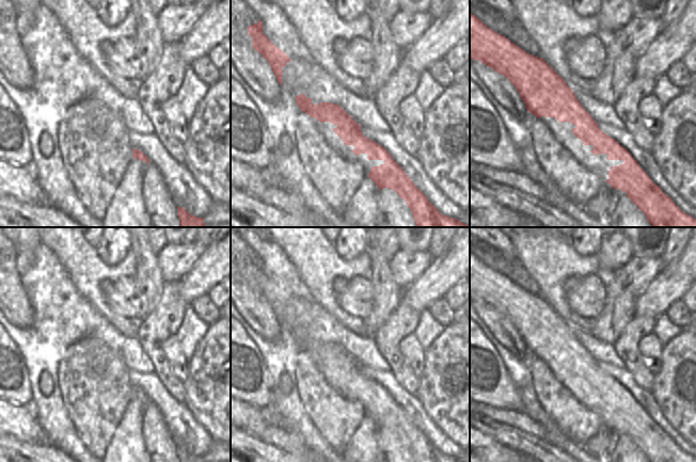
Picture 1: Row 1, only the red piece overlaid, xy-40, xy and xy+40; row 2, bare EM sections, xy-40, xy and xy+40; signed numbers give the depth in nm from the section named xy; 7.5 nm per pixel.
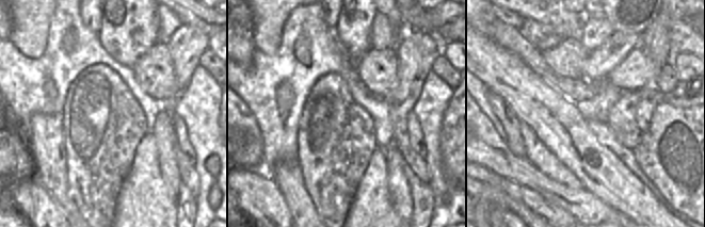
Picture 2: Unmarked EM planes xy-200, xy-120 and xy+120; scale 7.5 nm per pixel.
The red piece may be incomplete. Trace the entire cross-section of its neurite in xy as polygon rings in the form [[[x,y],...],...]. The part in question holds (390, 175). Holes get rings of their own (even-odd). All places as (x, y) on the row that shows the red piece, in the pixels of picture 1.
[[[304,94],[295,97],[299,109],[315,117],[320,123],[330,122],[336,127],[332,130],[345,145],[353,145],[355,156],[367,154],[368,160],[383,160],[385,163],[371,166],[368,177],[379,190],[394,190],[402,198],[412,212],[416,227],[470,227],[469,225],[443,216],[412,182],[401,166],[391,157],[389,152],[363,136],[361,126],[338,105],[332,102],[312,103]]]

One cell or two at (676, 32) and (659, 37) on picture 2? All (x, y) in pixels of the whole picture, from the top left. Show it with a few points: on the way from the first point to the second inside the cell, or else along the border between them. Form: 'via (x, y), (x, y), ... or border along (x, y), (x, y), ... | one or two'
border along (663, 11), (666, 14), (670, 52), (672, 54) | two

